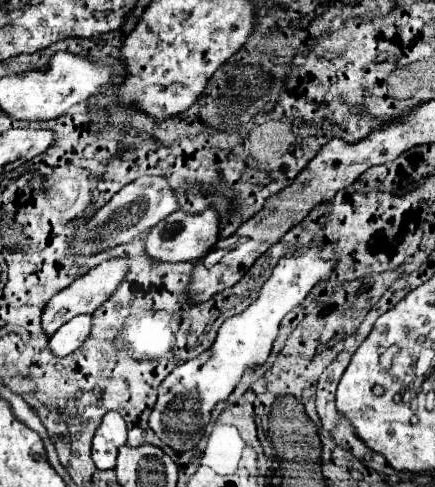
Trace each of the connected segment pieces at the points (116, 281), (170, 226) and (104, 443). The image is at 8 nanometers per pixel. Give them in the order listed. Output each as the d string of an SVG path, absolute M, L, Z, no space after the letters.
M119 256L119 258L109 258L105 262L101 262L99 266L91 268L87 274L79 276L71 286L67 286L65 290L61 290L57 296L53 296L43 312L43 330L47 332L47 336L55 334L67 320L71 320L77 314L93 314L97 308L101 308L111 294L119 288L119 284L125 280L129 272L129 258L127 256Z
M209 206L197 214L177 210L171 216L167 216L167 220L161 220L155 228L151 228L145 248L147 248L147 254L159 262L199 260L215 246L215 242L219 238L217 232L219 232L219 214L213 206Z
M107 412L93 438L93 462L99 470L115 468L117 448L127 442L127 426L119 412Z

